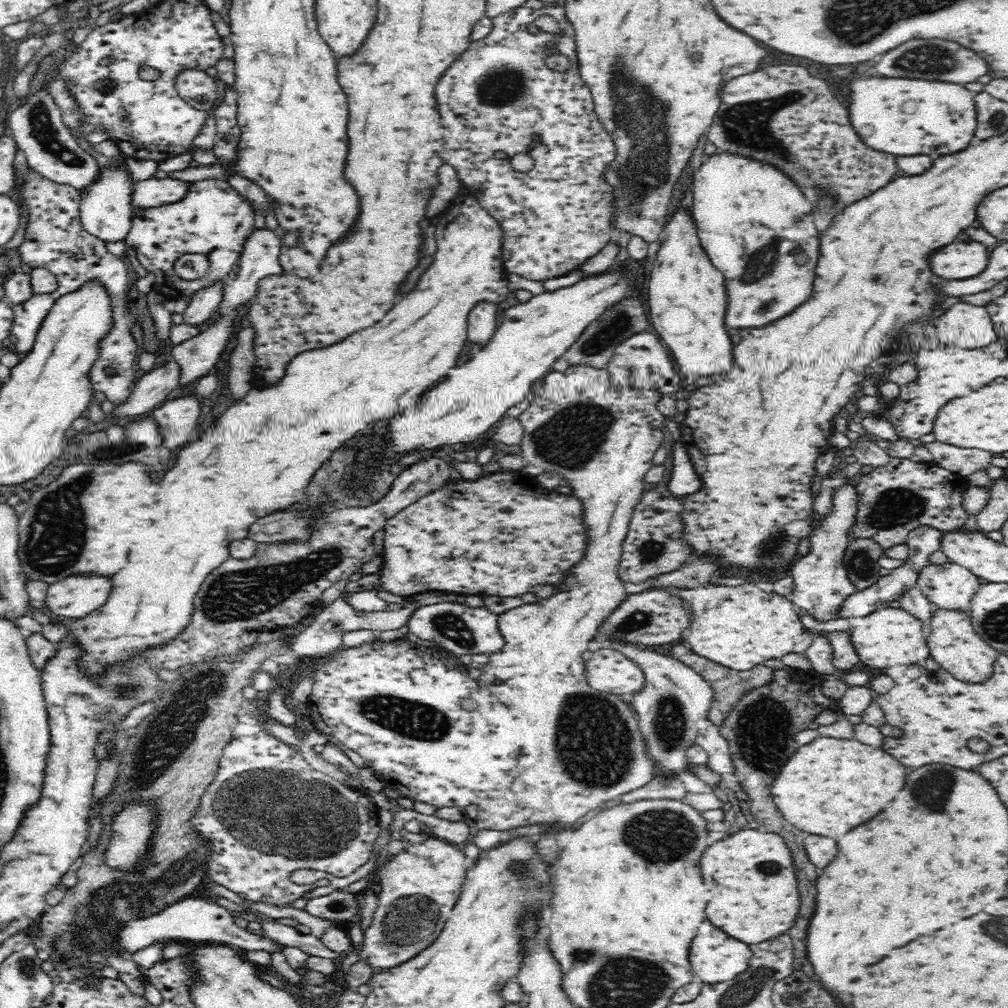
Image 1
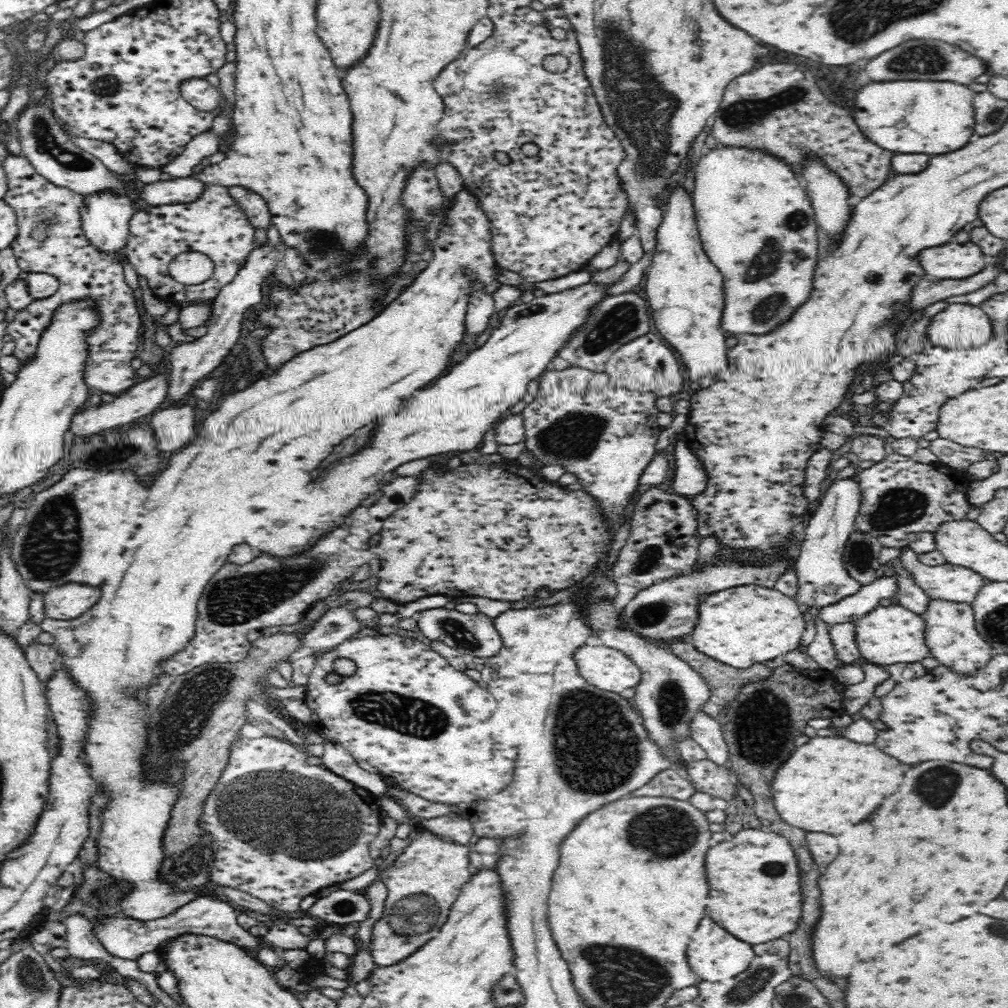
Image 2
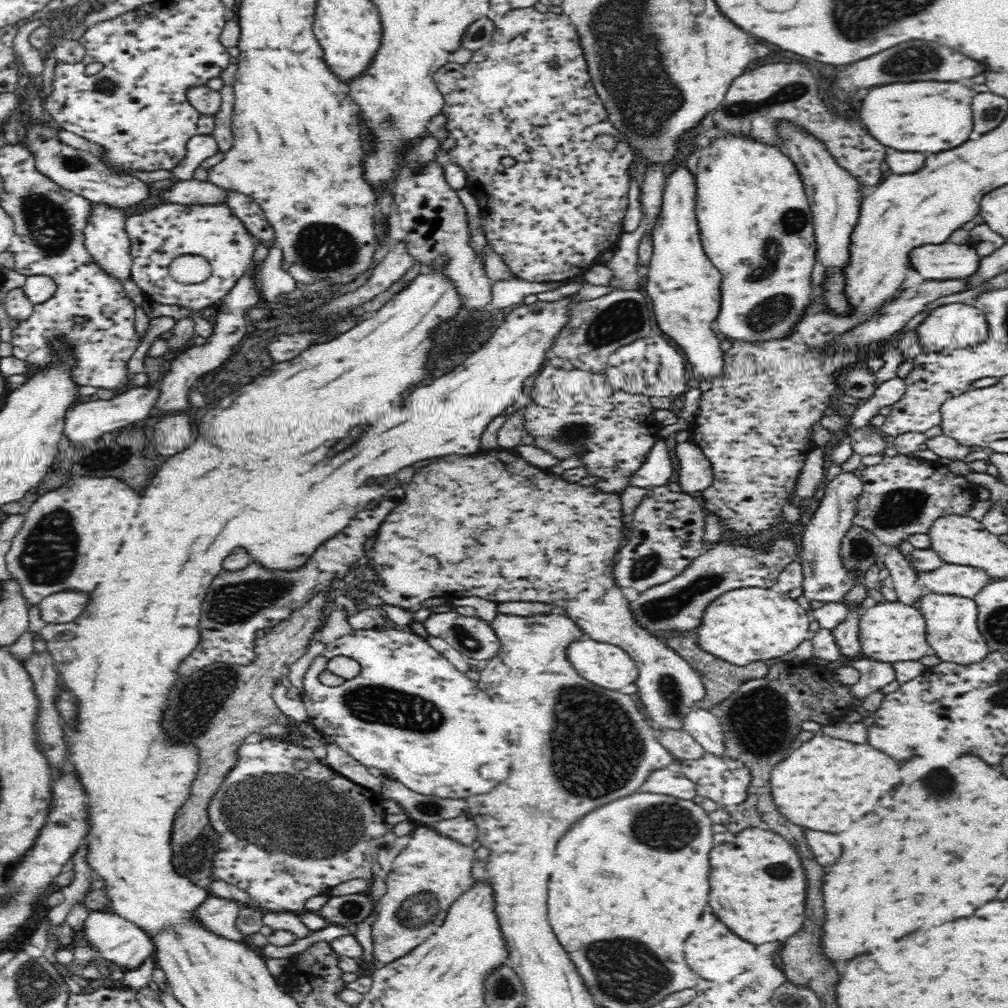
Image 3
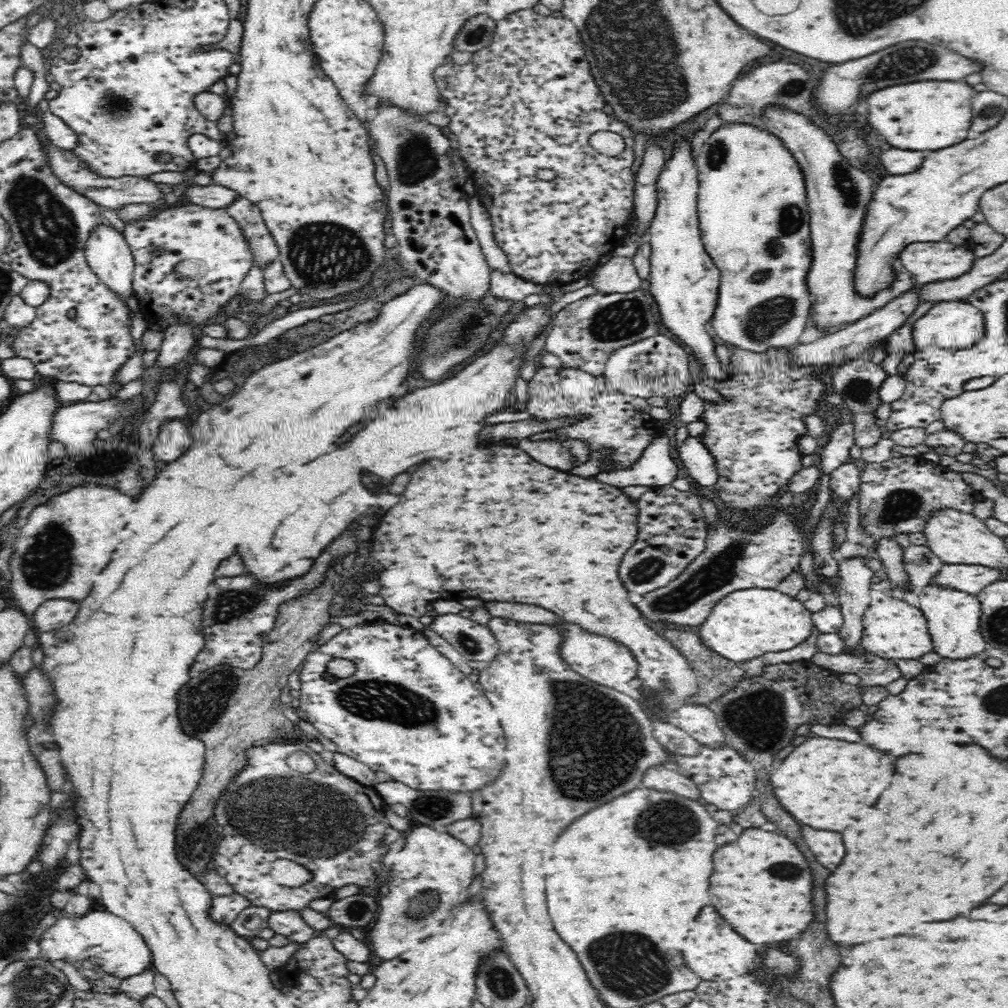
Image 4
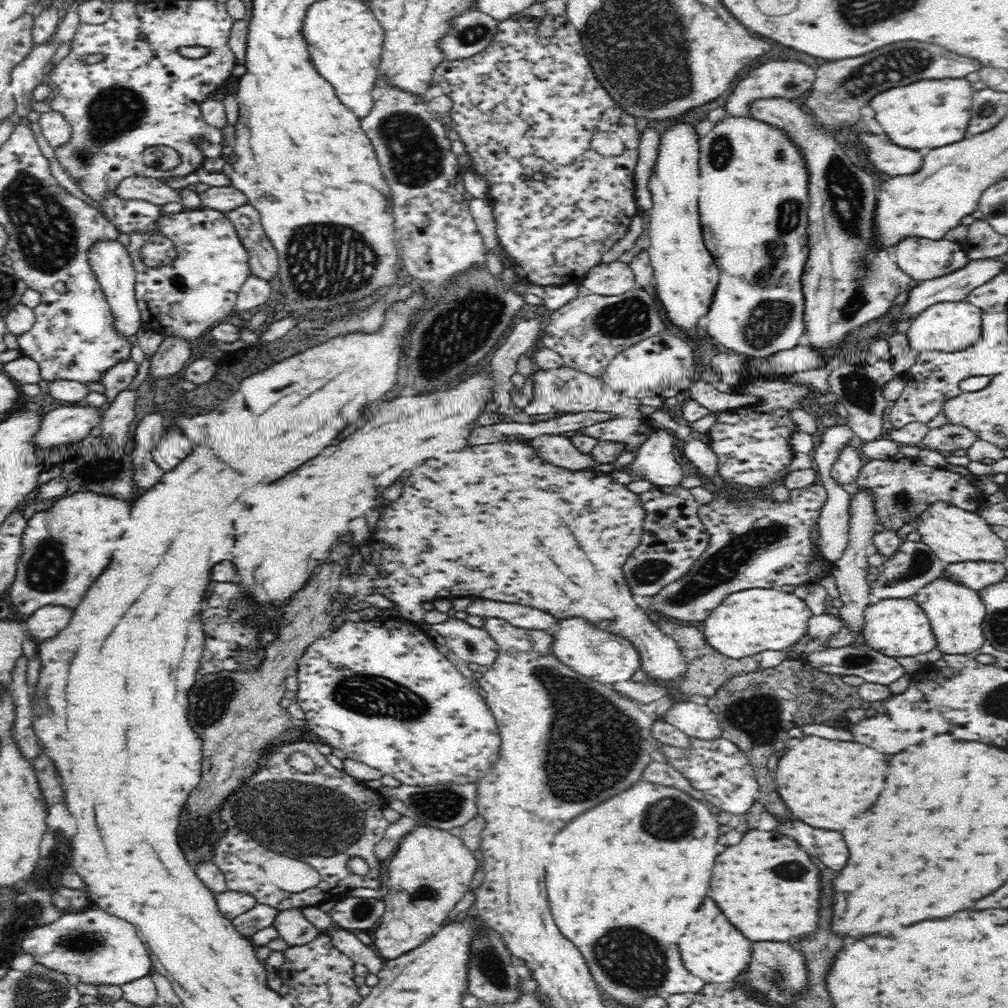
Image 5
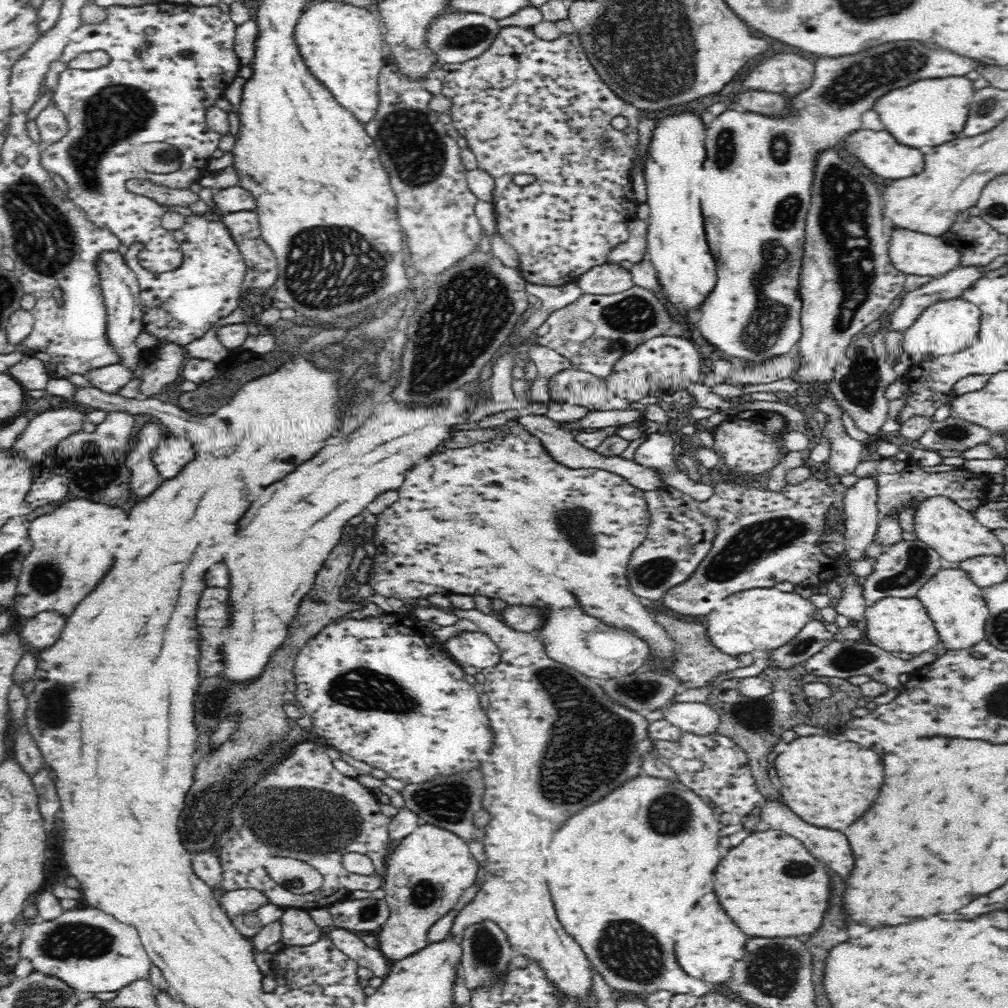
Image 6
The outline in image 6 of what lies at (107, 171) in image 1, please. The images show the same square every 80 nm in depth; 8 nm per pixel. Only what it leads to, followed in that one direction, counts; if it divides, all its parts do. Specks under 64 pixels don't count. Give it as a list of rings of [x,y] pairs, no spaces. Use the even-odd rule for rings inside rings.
[[[118,251],[100,254],[98,271],[100,271],[100,286],[102,286],[105,314],[107,315],[105,338],[109,340],[109,346],[117,355],[121,366],[132,373],[136,372],[140,366],[140,362],[138,362],[140,350],[134,340],[142,334],[144,314],[141,308],[140,285],[136,273],[127,265],[124,257]]]

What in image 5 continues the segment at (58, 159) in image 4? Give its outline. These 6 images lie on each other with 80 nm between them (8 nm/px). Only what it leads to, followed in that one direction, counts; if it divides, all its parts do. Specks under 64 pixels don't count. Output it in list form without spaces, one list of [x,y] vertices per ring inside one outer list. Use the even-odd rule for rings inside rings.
[[[147,176],[128,177],[122,180],[116,192],[121,197],[140,199],[160,206],[182,202],[182,192],[178,192],[178,189],[171,188],[163,181]]]

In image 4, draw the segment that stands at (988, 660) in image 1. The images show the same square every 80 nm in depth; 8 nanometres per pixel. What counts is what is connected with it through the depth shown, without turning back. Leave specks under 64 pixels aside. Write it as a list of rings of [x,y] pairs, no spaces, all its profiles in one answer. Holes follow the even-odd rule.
[[[936,584],[925,586],[918,591],[918,595],[918,609],[927,620],[934,652],[942,658],[961,659],[984,652],[988,648],[980,630],[980,619],[983,618],[982,604],[976,595]]]

